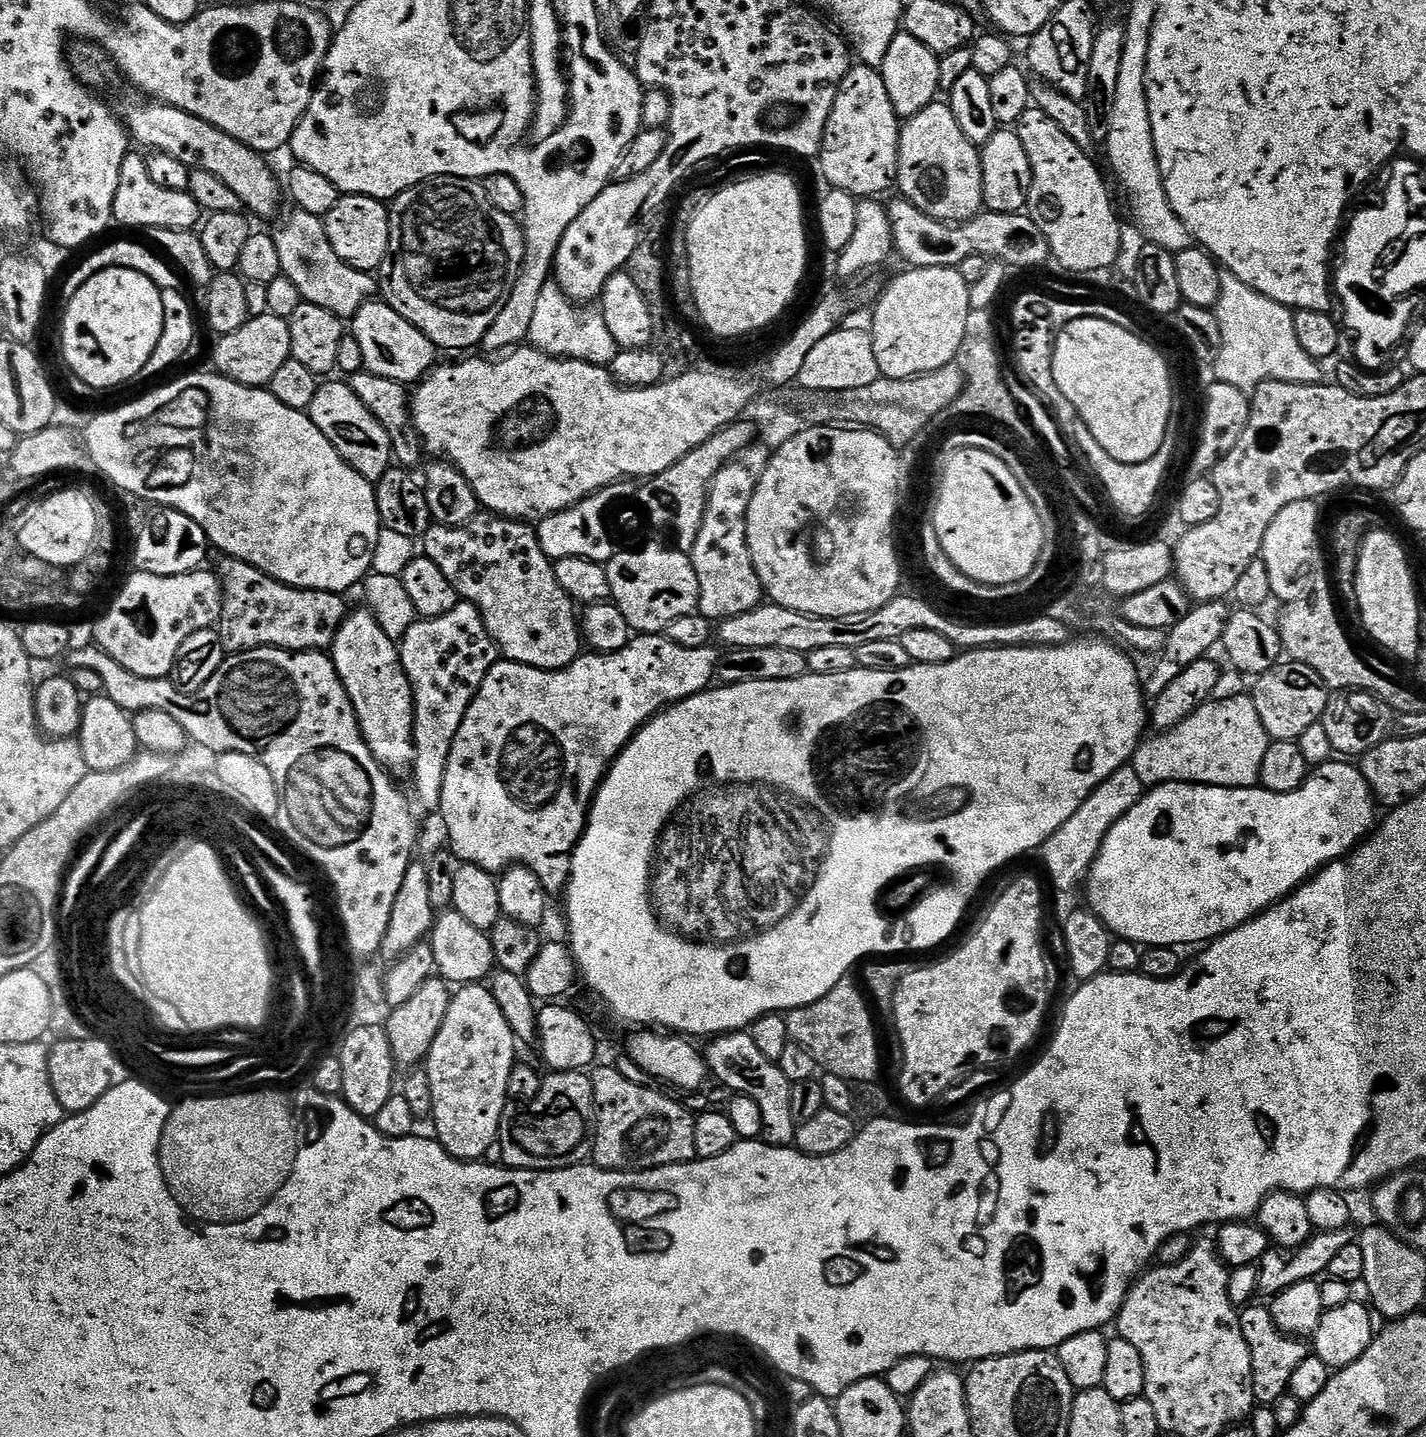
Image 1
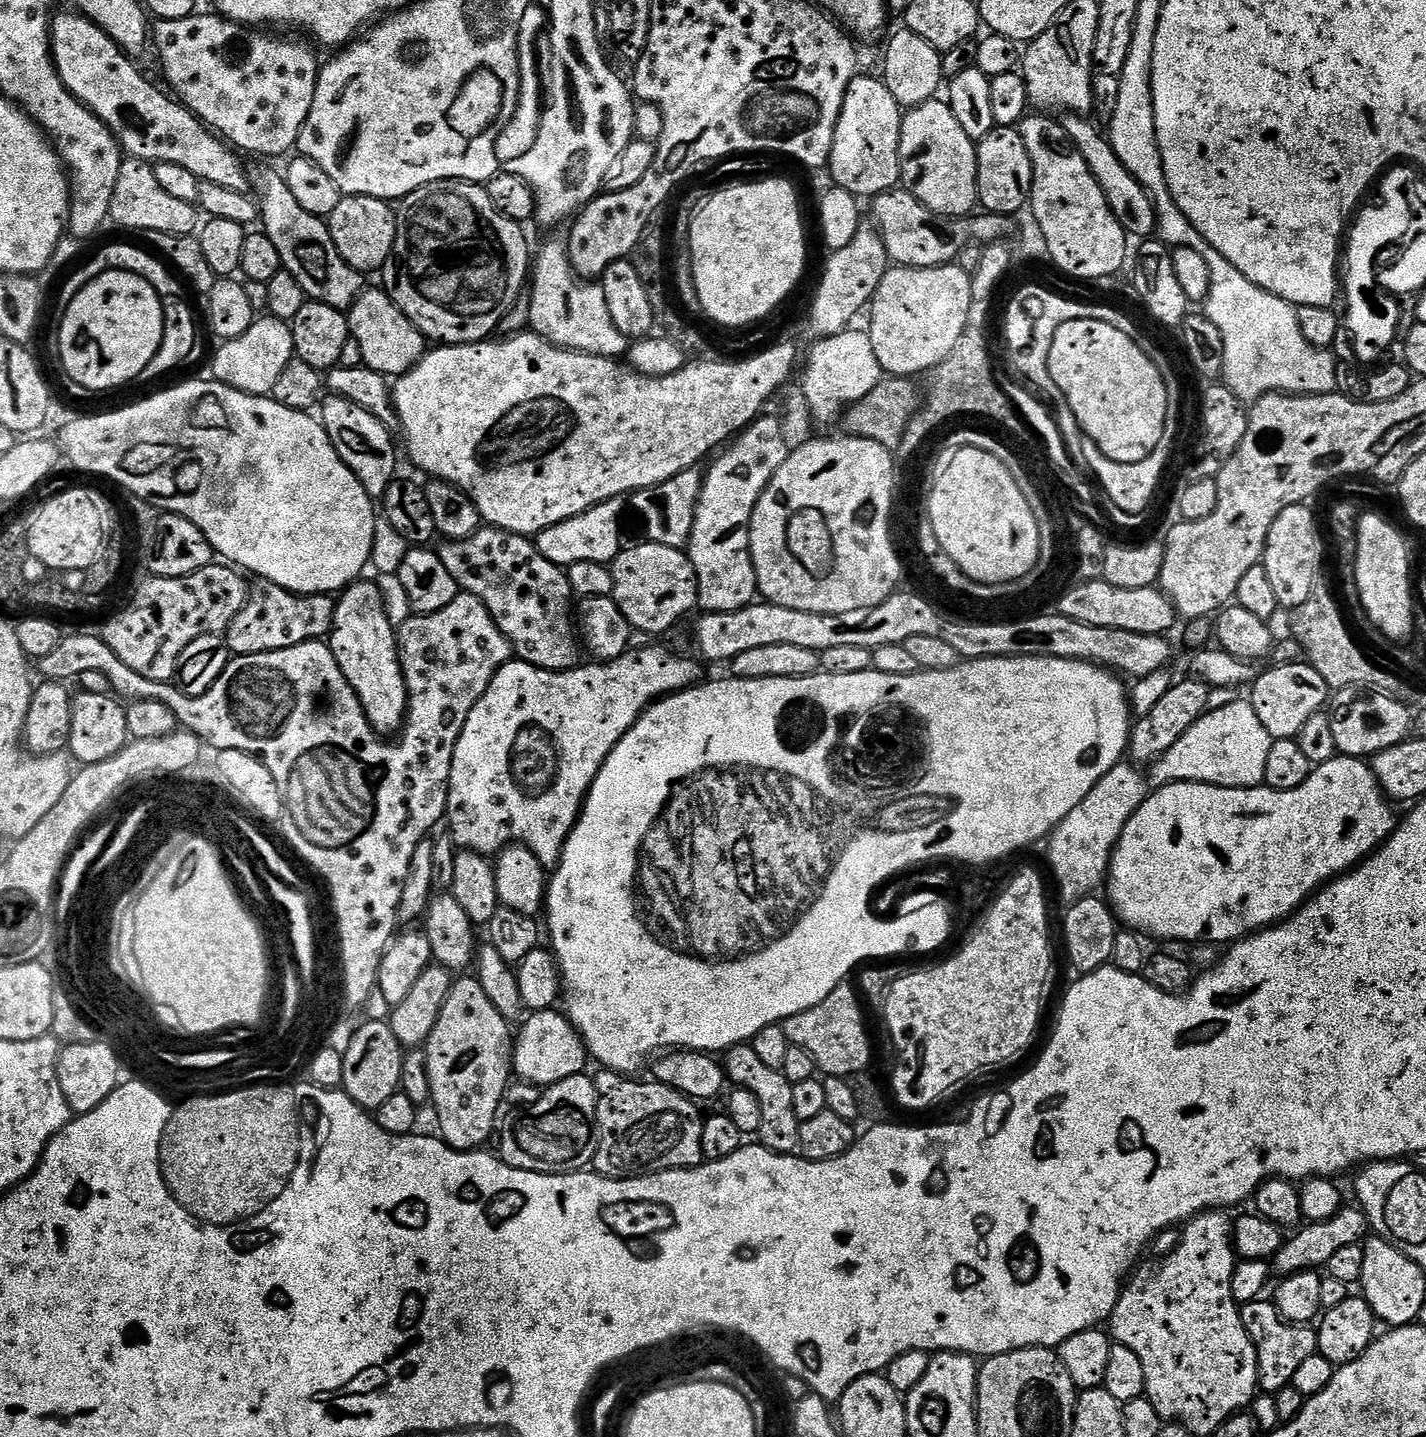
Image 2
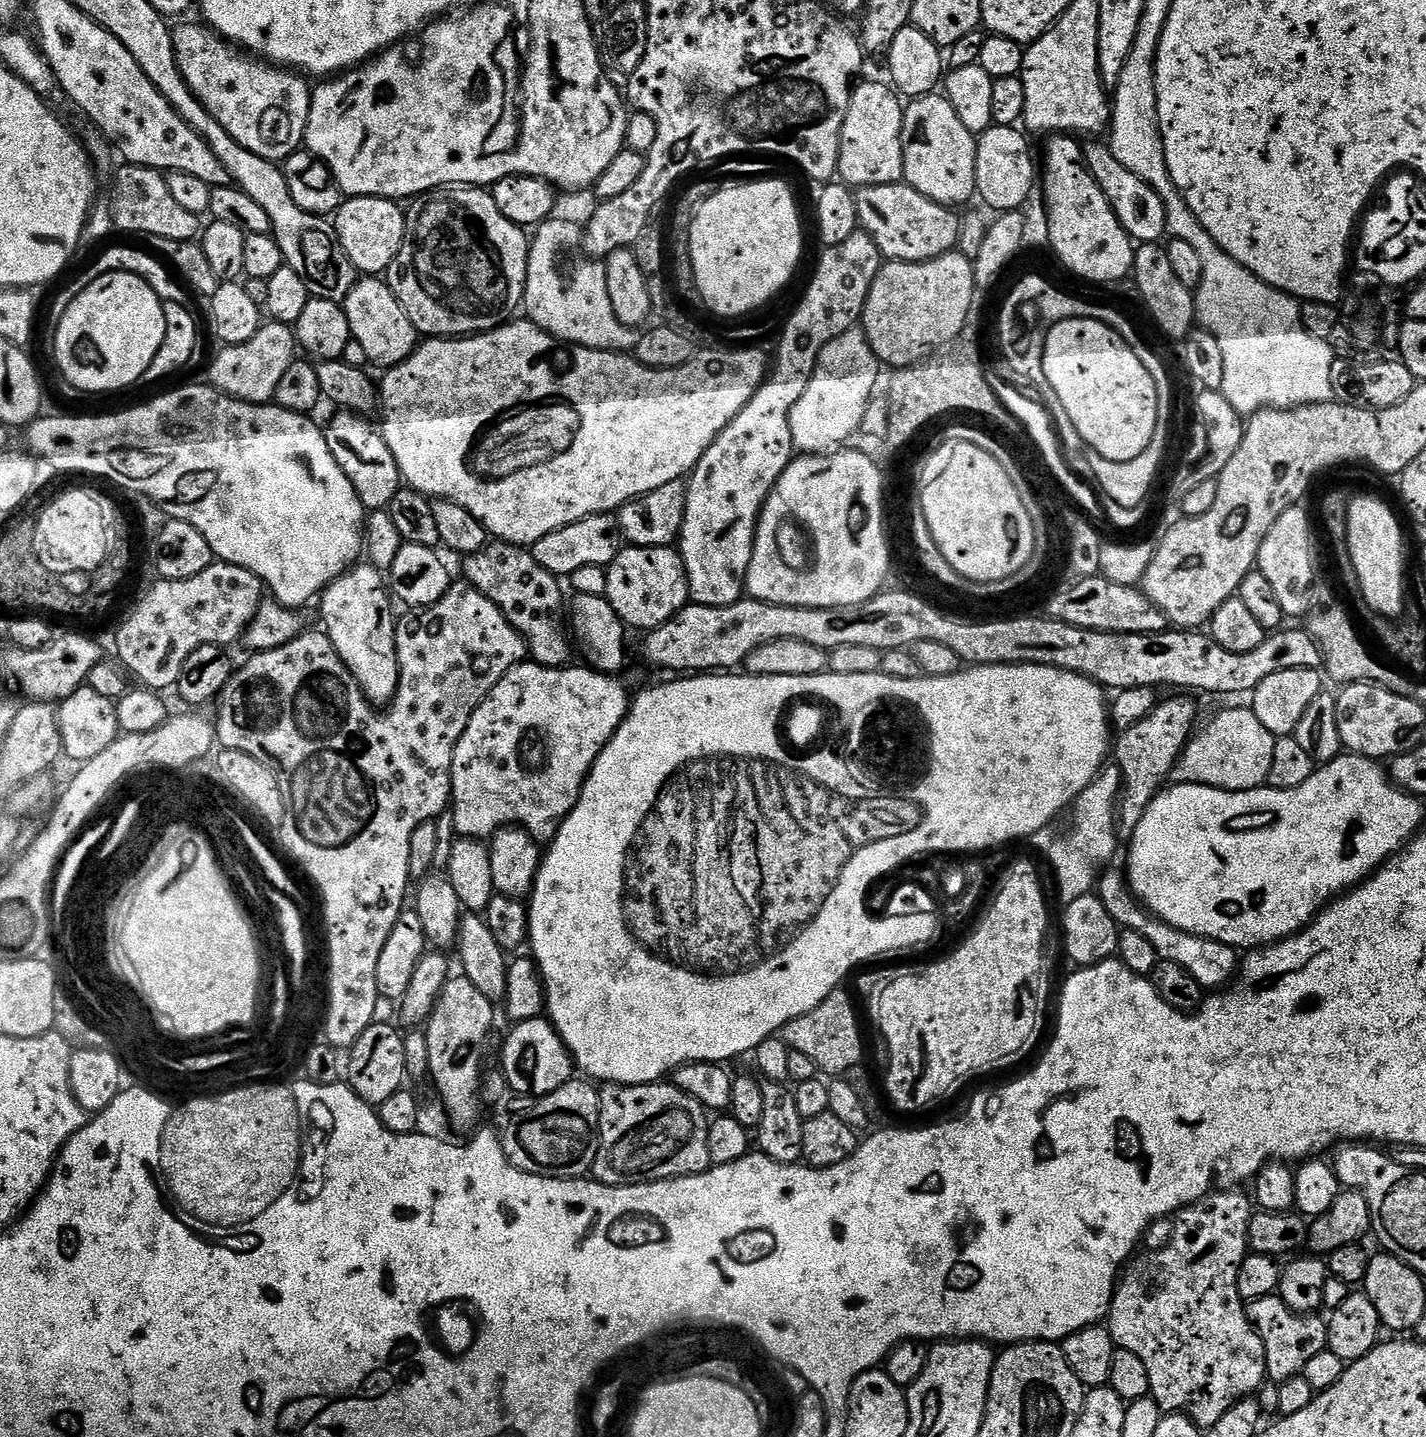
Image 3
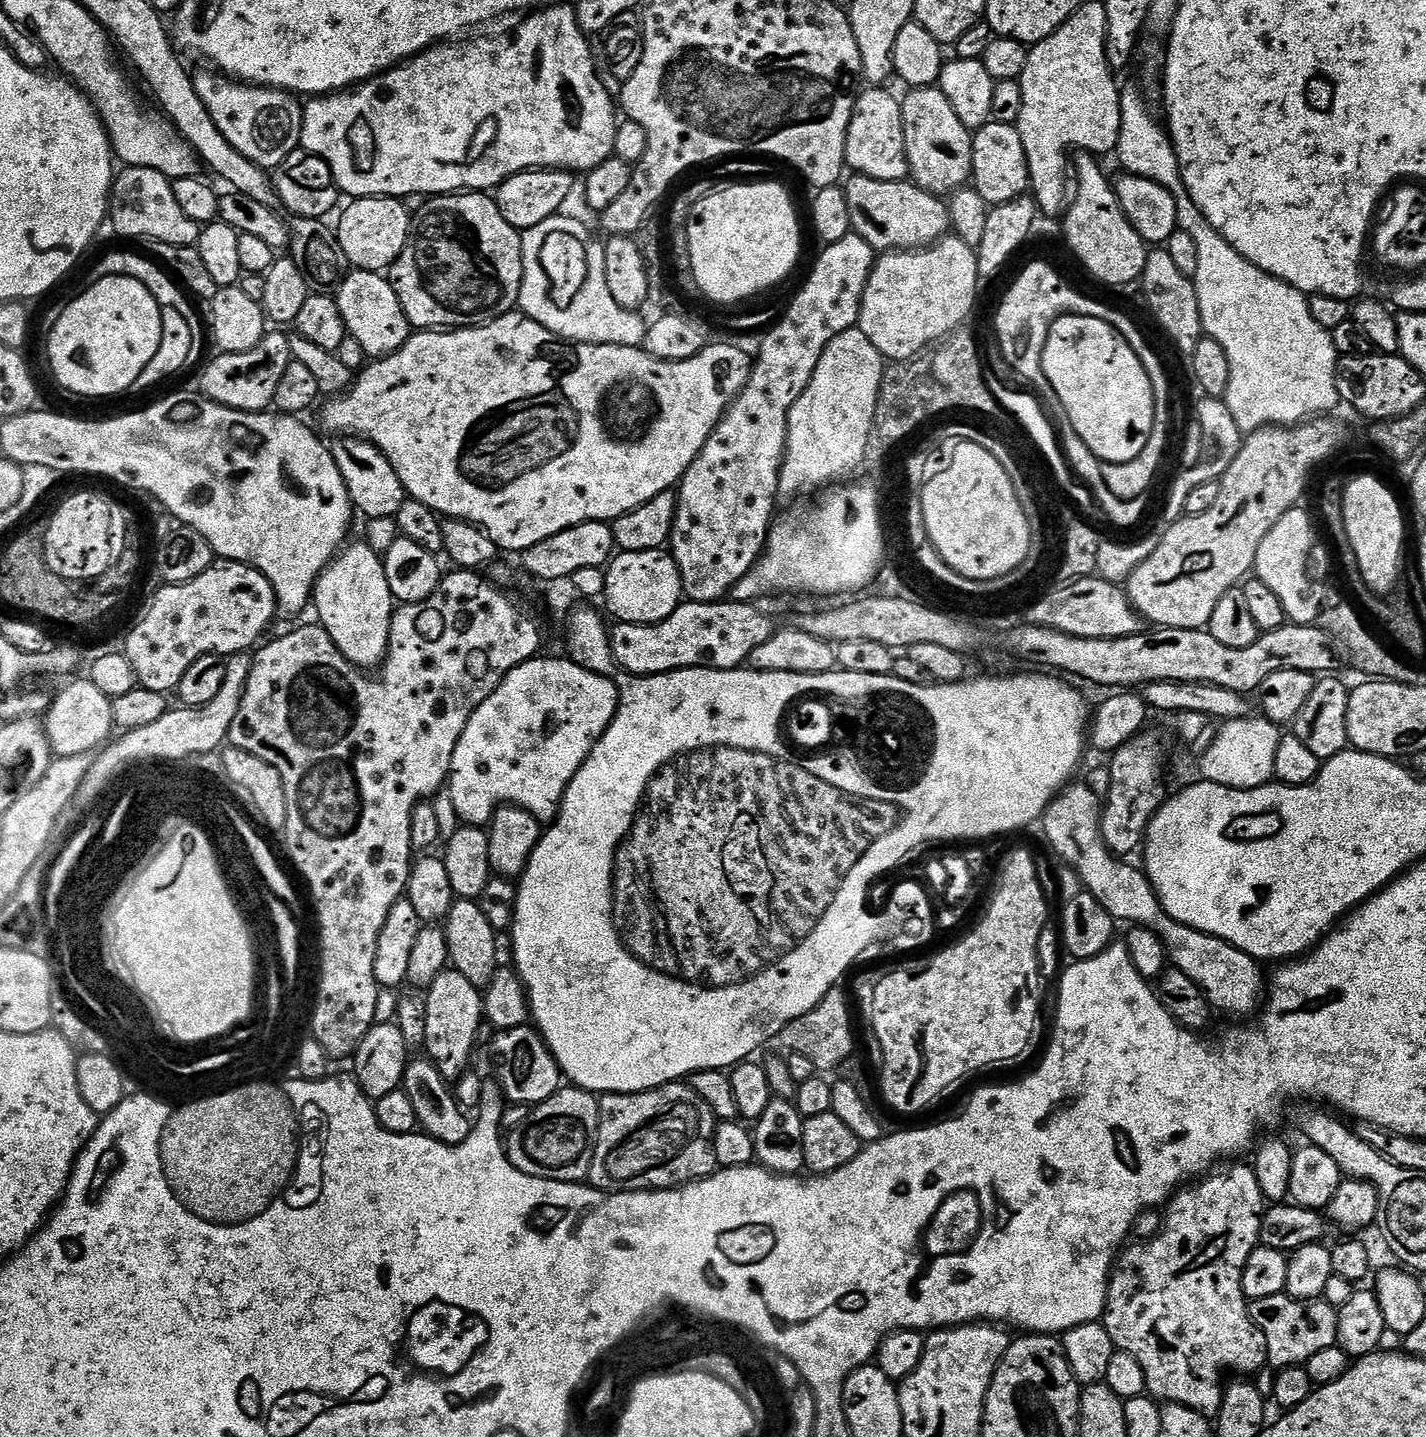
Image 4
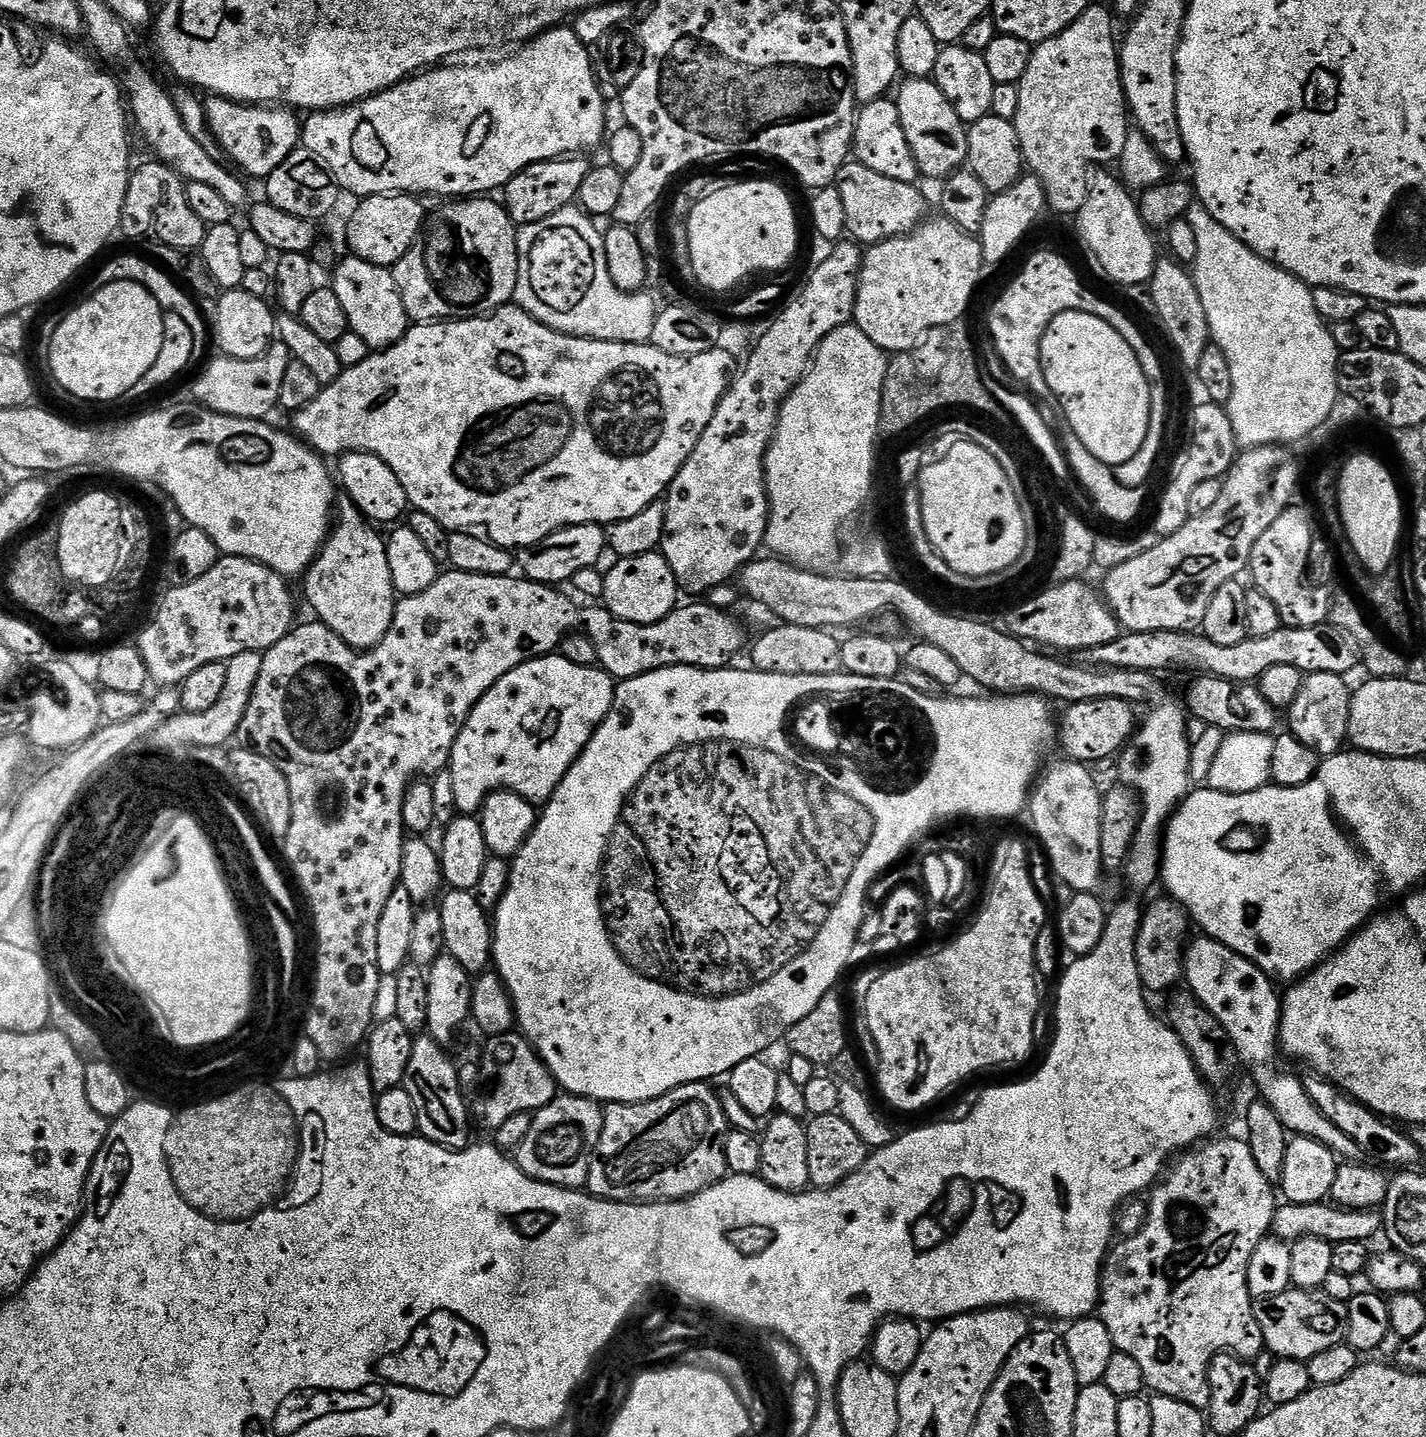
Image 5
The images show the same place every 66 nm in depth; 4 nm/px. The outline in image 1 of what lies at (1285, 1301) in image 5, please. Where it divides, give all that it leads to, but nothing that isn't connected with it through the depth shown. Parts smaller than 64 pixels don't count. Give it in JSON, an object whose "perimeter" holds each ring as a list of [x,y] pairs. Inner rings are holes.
{"perimeter":[[[1253,1302],[1239,1309],[1238,1326],[1242,1326],[1242,1338],[1246,1338],[1246,1346],[1250,1348],[1252,1393],[1256,1399],[1256,1404],[1260,1406],[1275,1406],[1283,1396],[1288,1395],[1288,1383],[1294,1375],[1294,1369],[1302,1362],[1306,1362],[1306,1358],[1310,1355],[1310,1348],[1303,1339],[1287,1336],[1282,1330],[1278,1330],[1278,1326],[1274,1326],[1274,1320],[1267,1307],[1261,1306],[1259,1308],[1258,1305],[1259,1303]]]}

